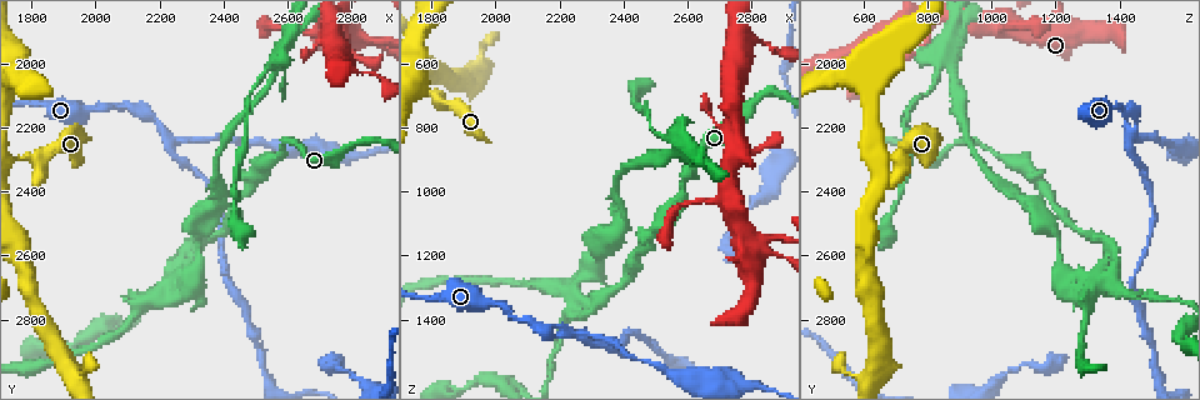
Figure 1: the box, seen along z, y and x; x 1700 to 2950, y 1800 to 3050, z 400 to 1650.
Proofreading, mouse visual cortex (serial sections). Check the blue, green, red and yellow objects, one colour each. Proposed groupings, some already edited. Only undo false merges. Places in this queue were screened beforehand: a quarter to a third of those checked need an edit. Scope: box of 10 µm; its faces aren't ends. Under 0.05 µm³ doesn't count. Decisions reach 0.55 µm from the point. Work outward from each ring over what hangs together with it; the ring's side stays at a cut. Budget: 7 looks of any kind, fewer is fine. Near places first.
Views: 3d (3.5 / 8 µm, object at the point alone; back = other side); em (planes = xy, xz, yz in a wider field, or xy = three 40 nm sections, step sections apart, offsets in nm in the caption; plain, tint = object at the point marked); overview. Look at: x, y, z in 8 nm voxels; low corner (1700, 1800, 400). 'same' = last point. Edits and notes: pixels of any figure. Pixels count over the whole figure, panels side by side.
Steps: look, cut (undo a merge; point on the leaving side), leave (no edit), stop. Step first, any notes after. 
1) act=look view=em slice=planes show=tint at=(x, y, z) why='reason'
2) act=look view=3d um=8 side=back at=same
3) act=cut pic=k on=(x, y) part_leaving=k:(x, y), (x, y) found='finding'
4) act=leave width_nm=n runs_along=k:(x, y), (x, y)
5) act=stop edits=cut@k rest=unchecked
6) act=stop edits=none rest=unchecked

act=look view=3d um=3.5 side=back at=(2220, 2230, 1440) why='a fork'

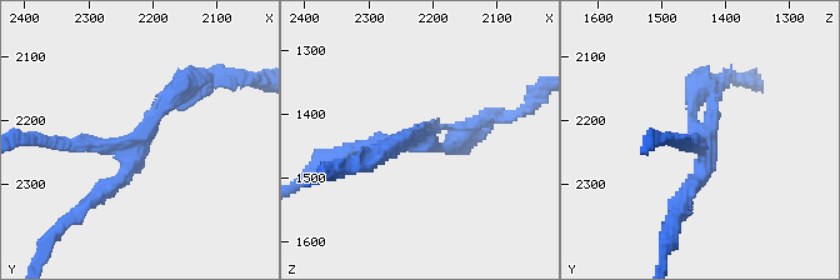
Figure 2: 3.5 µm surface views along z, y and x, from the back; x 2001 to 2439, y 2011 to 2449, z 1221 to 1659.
act=look view=em slice=planes show=tint at=(2215, 2230, 1440) arms=3 arm_widths_nm=200,200,250 why='need the tissue'

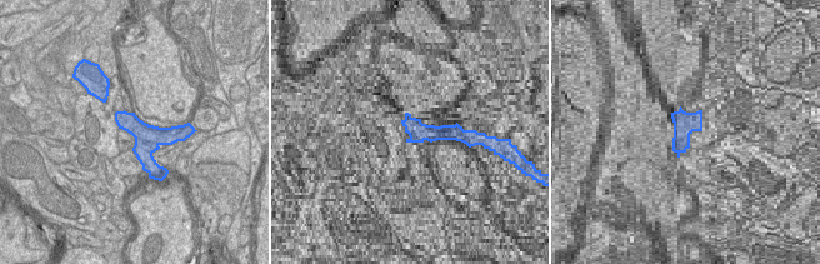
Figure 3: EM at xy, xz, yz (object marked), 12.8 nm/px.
act=look view=em slice=xy step=5 show=tint at=same why='another direction'

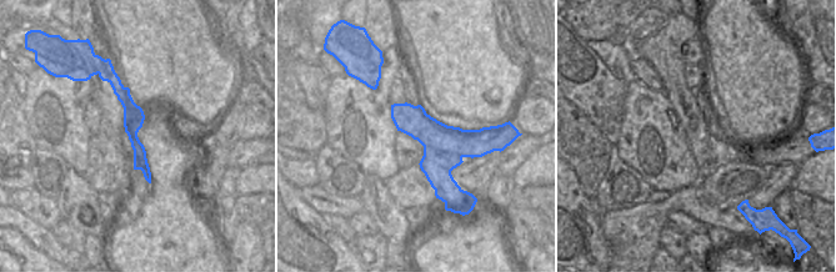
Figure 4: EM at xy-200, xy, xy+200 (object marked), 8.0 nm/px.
act=cut pic=2 on=(688, 190) found='two cells meet here'

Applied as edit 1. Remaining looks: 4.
act=look view=overview

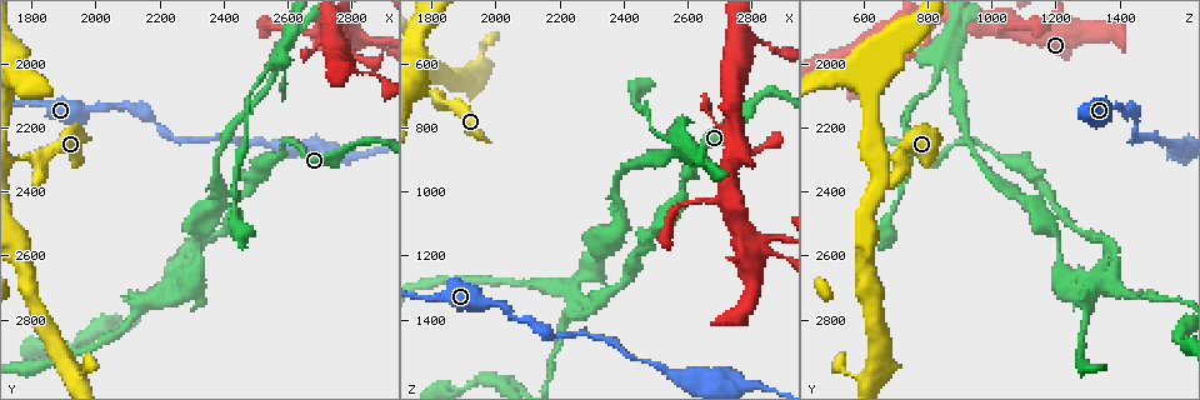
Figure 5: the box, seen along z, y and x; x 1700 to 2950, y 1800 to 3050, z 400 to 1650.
act=look view=3d um=3.5 side=back at=(2260, 2660, 1330) why='four arms meet'

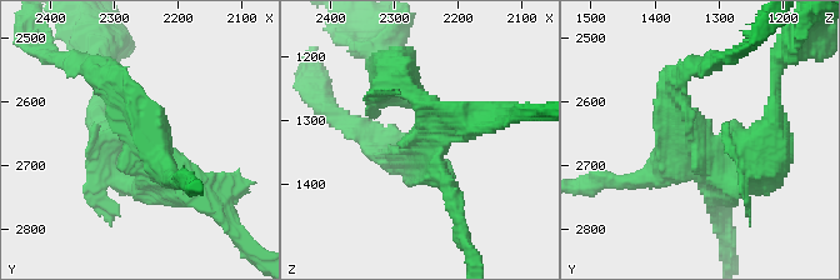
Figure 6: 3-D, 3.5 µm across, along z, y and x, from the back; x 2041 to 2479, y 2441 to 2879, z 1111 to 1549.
act=look view=em slice=planes show=tint at=(2255, 2670, 1330) arms=4 arm_widths_nm=150,200,300,450

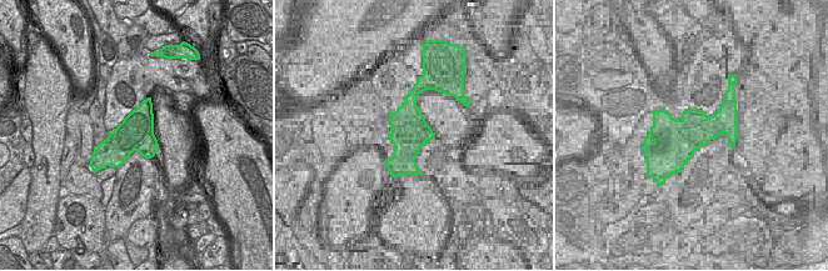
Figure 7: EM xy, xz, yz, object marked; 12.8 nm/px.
act=cut pic=6 on=(99, 151) part_leaving=6:(430, 125), (426, 106), (384, 68) found='a second cell is stuck on'

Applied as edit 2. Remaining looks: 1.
act=stop edits=cut@2,cut@6 rest=unchecked

